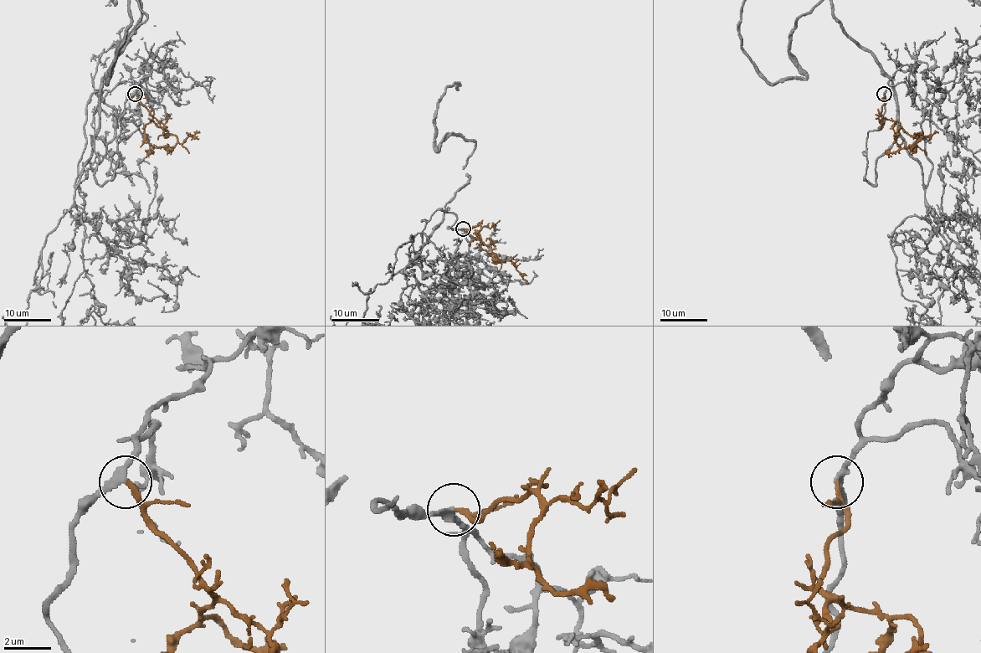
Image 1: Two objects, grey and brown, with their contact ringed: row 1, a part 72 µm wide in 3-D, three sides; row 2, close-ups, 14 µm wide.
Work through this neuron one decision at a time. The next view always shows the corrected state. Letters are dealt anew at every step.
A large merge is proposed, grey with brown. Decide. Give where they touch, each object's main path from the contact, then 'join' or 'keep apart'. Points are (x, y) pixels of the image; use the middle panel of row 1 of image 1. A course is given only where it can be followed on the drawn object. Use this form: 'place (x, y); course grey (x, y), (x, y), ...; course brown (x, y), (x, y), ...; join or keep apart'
place (463, 228); course brown (463, 228), (480, 225), (480, 240), (500, 261), (505, 261), (495, 260), (480, 246), (480, 237), (474, 233); join

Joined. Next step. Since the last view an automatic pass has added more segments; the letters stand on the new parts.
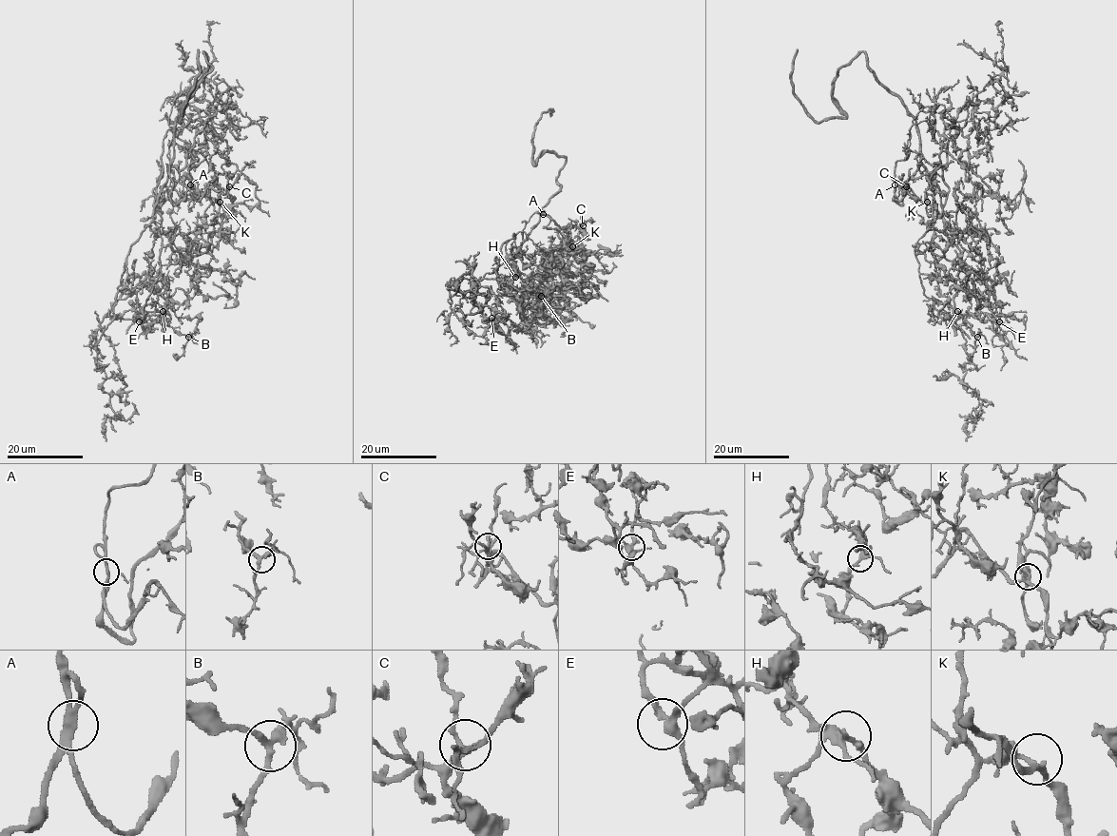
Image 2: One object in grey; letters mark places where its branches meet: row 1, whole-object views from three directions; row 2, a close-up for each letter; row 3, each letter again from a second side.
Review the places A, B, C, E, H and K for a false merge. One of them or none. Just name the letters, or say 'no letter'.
no letter

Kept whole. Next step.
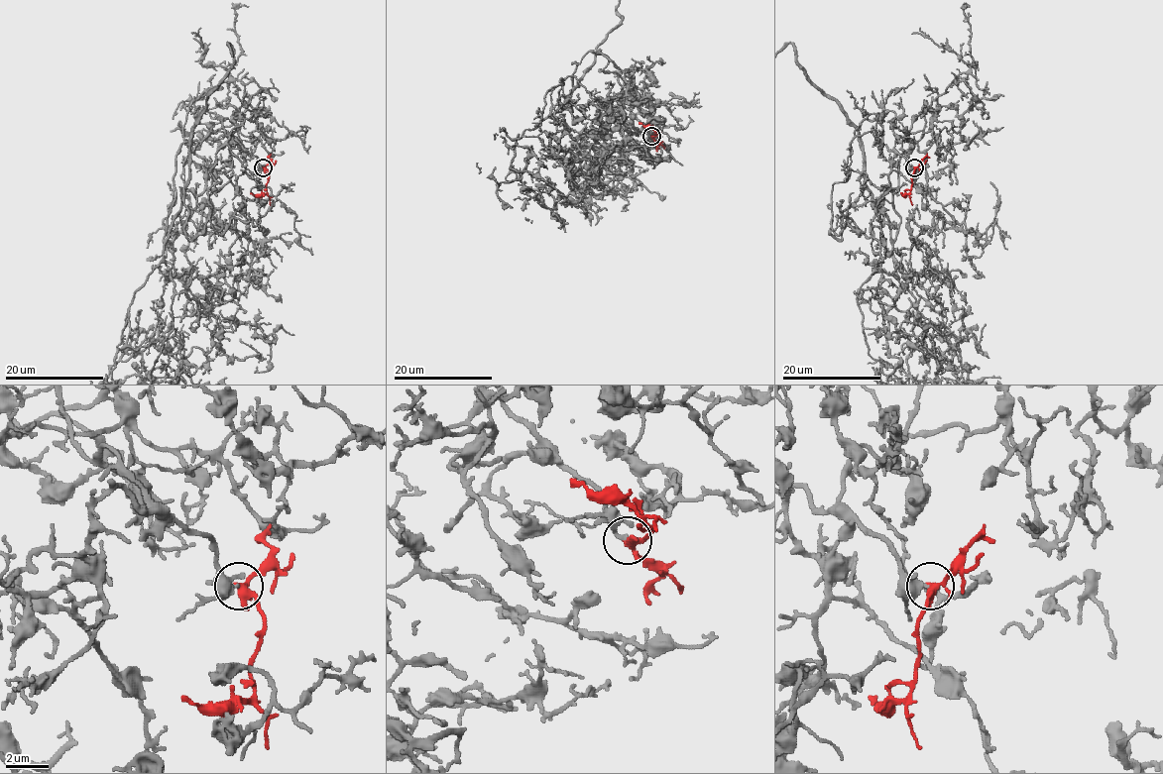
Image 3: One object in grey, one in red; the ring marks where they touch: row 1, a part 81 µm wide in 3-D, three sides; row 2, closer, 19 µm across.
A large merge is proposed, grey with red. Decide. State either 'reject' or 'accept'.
accept

